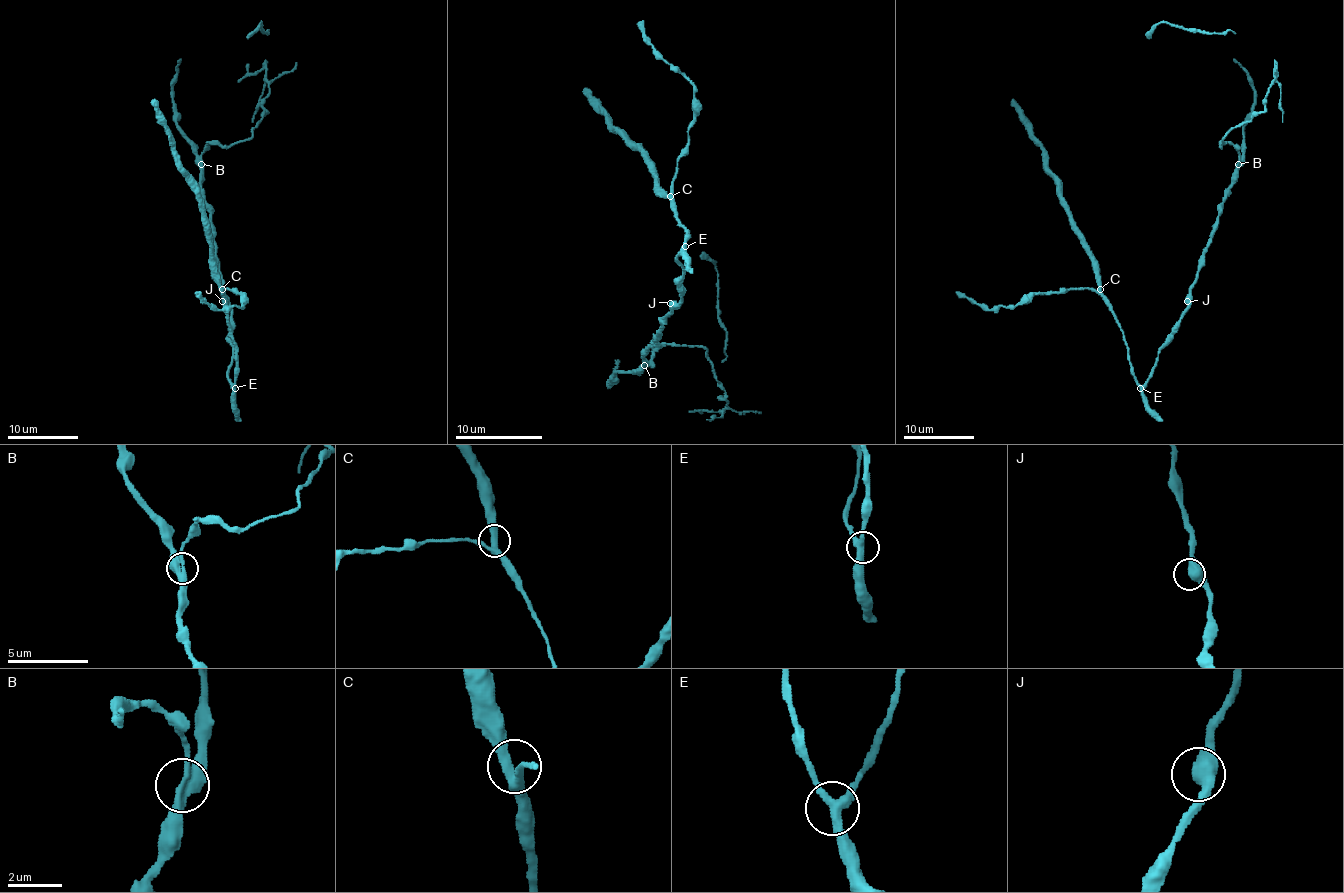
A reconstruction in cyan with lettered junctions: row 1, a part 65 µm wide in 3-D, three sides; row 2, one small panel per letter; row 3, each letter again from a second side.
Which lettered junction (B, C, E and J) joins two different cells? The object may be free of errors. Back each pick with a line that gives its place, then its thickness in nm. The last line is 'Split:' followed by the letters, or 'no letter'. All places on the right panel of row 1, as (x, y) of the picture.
B: (1238, 164) | 360 nm
Split: B

